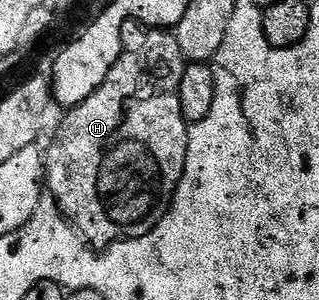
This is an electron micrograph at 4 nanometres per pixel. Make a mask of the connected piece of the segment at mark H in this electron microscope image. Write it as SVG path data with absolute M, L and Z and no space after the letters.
M152 29L147 34L141 51L125 50L94 94L61 118L54 131L56 140L46 147L47 194L54 197L81 240L96 249L146 237L146 233L154 230L171 209L172 198L186 169L190 124L182 117L182 105L178 101L178 85L182 85L186 60L175 34L164 29Z

